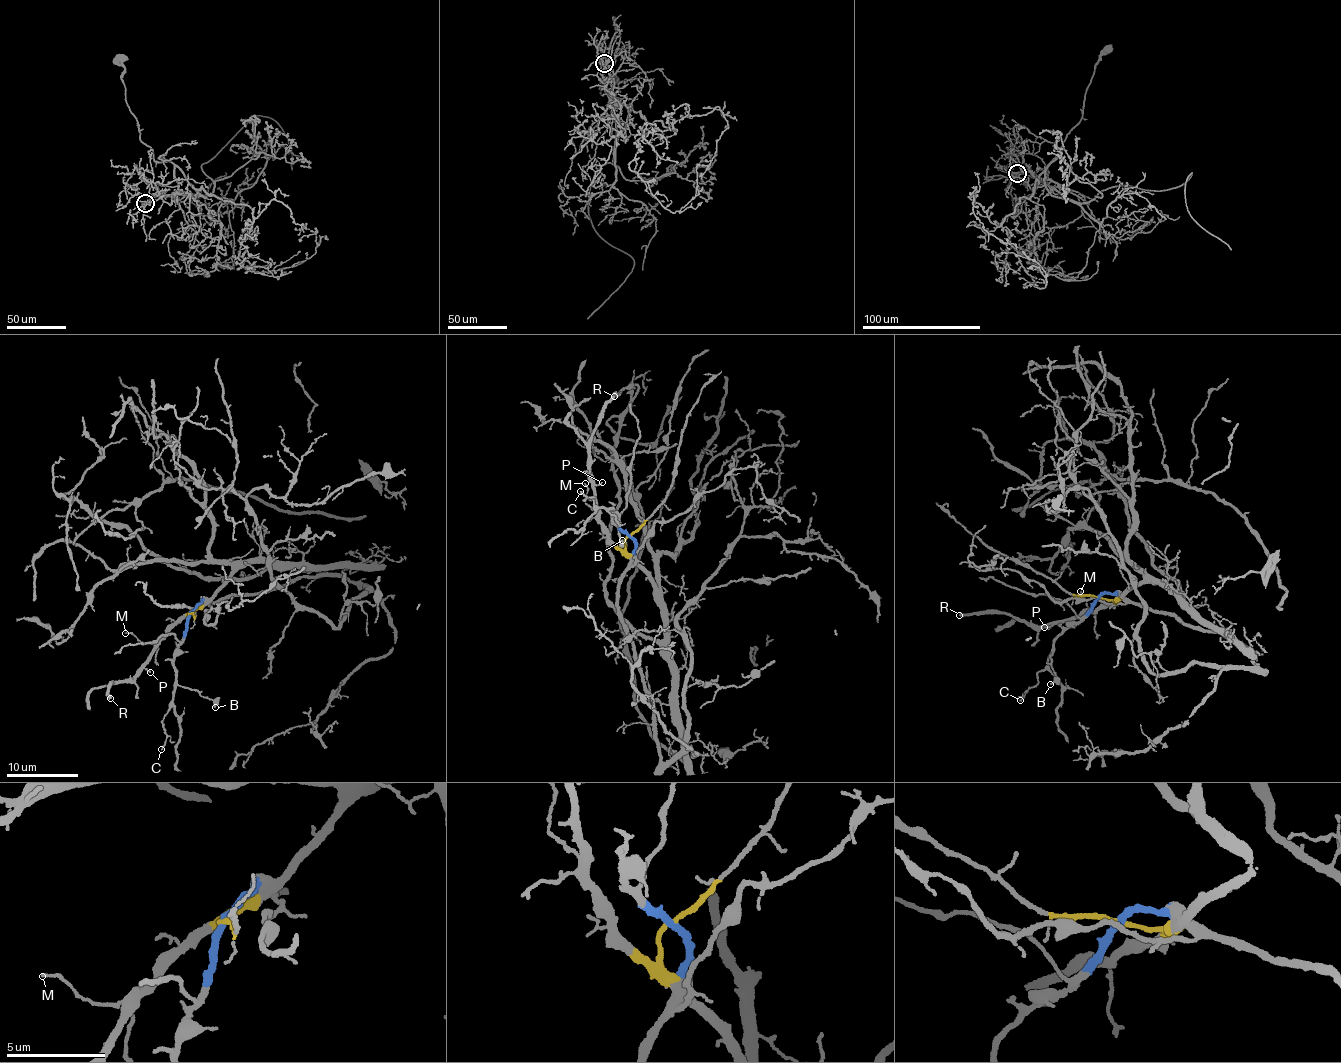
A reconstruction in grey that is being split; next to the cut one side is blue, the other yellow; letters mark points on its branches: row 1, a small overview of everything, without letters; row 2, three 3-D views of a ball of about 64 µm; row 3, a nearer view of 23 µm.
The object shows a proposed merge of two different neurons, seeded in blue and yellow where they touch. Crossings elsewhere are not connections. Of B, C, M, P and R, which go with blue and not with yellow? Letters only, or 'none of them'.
B, C

